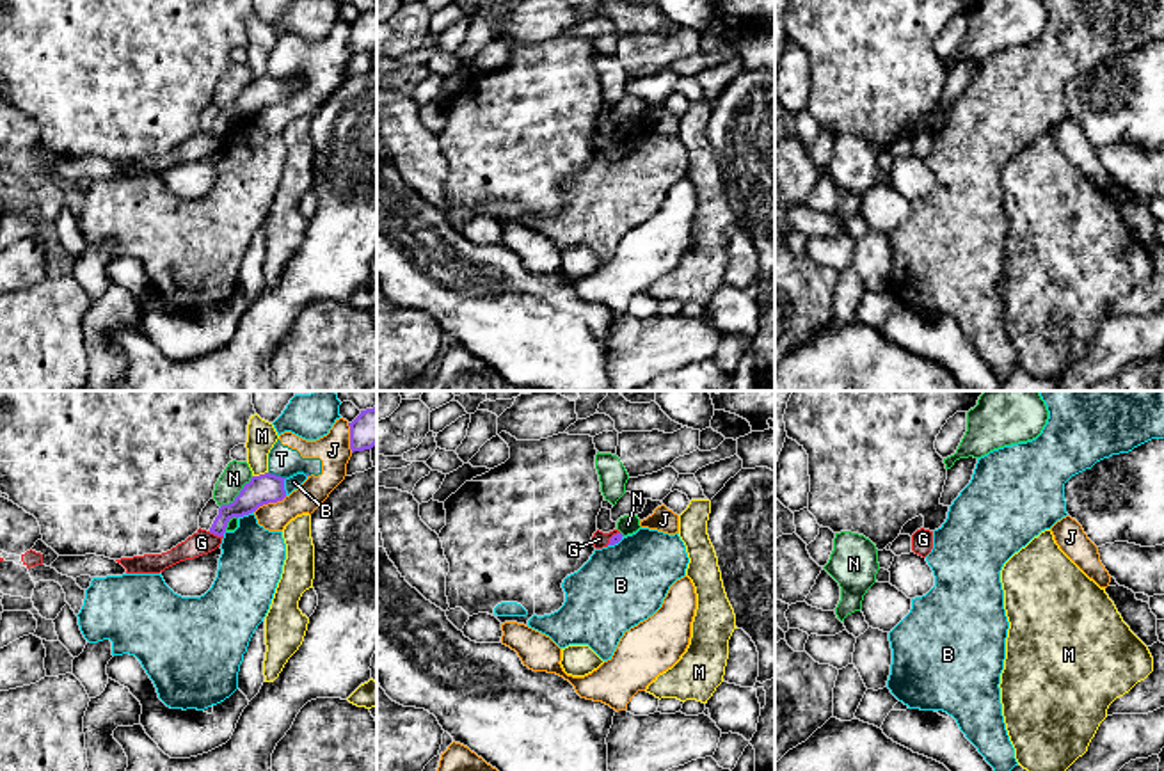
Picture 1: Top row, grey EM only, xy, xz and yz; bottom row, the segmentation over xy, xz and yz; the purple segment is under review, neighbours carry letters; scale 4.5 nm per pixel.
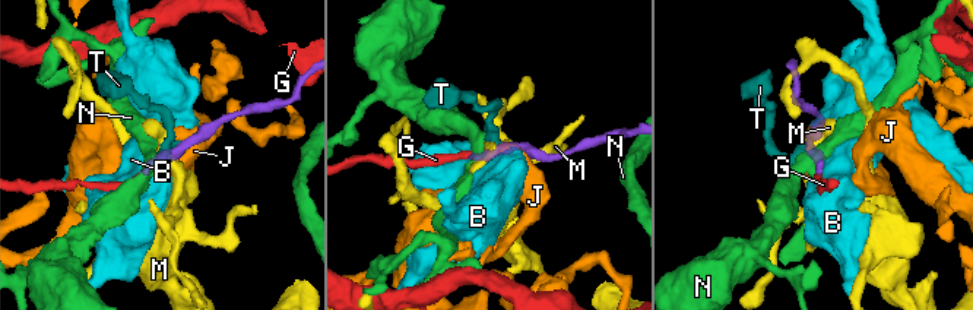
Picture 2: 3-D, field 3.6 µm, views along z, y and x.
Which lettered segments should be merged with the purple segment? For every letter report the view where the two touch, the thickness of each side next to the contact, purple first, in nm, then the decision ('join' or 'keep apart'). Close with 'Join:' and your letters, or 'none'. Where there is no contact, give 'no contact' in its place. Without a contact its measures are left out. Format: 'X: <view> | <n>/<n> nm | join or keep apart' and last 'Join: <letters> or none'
B: xy | 140/70 nm | keep apart
G: xy | 120/110 nm | join
J: xy | 140/130 nm | keep apart
M: xy | 140/140 nm | keep apart
N: xy | 140/120 nm | keep apart
T: xy | 140/140 nm | keep apart
Join: G

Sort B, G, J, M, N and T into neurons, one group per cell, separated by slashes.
B / G / J T / M / N

